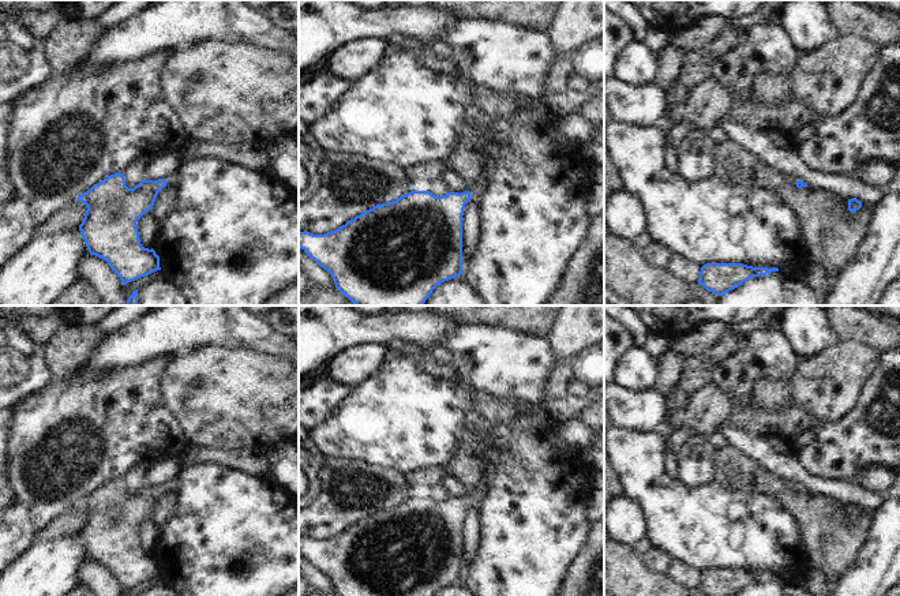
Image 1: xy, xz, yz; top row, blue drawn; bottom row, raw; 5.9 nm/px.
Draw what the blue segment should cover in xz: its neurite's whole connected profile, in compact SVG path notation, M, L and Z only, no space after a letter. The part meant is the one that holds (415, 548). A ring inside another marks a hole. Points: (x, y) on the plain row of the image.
M481 476L461 499L435 502L430 496L410 496L333 537L299 537L299 552L331 580L337 596L434 596L462 578L464 514L469 506L480 510L487 487L488 479Z

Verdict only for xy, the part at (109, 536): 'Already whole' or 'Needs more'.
Needs more

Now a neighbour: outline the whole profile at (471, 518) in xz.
M468 507L462 520L462 566L468 567L479 547L479 510Z

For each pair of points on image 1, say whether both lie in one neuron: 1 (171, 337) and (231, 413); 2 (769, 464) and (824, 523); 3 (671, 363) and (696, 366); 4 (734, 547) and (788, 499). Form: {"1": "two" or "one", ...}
{"1": "two", "2": "two", "3": "two", "4": "two"}

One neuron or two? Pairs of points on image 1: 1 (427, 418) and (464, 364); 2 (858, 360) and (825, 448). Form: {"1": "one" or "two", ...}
{"1": "one", "2": "two"}

